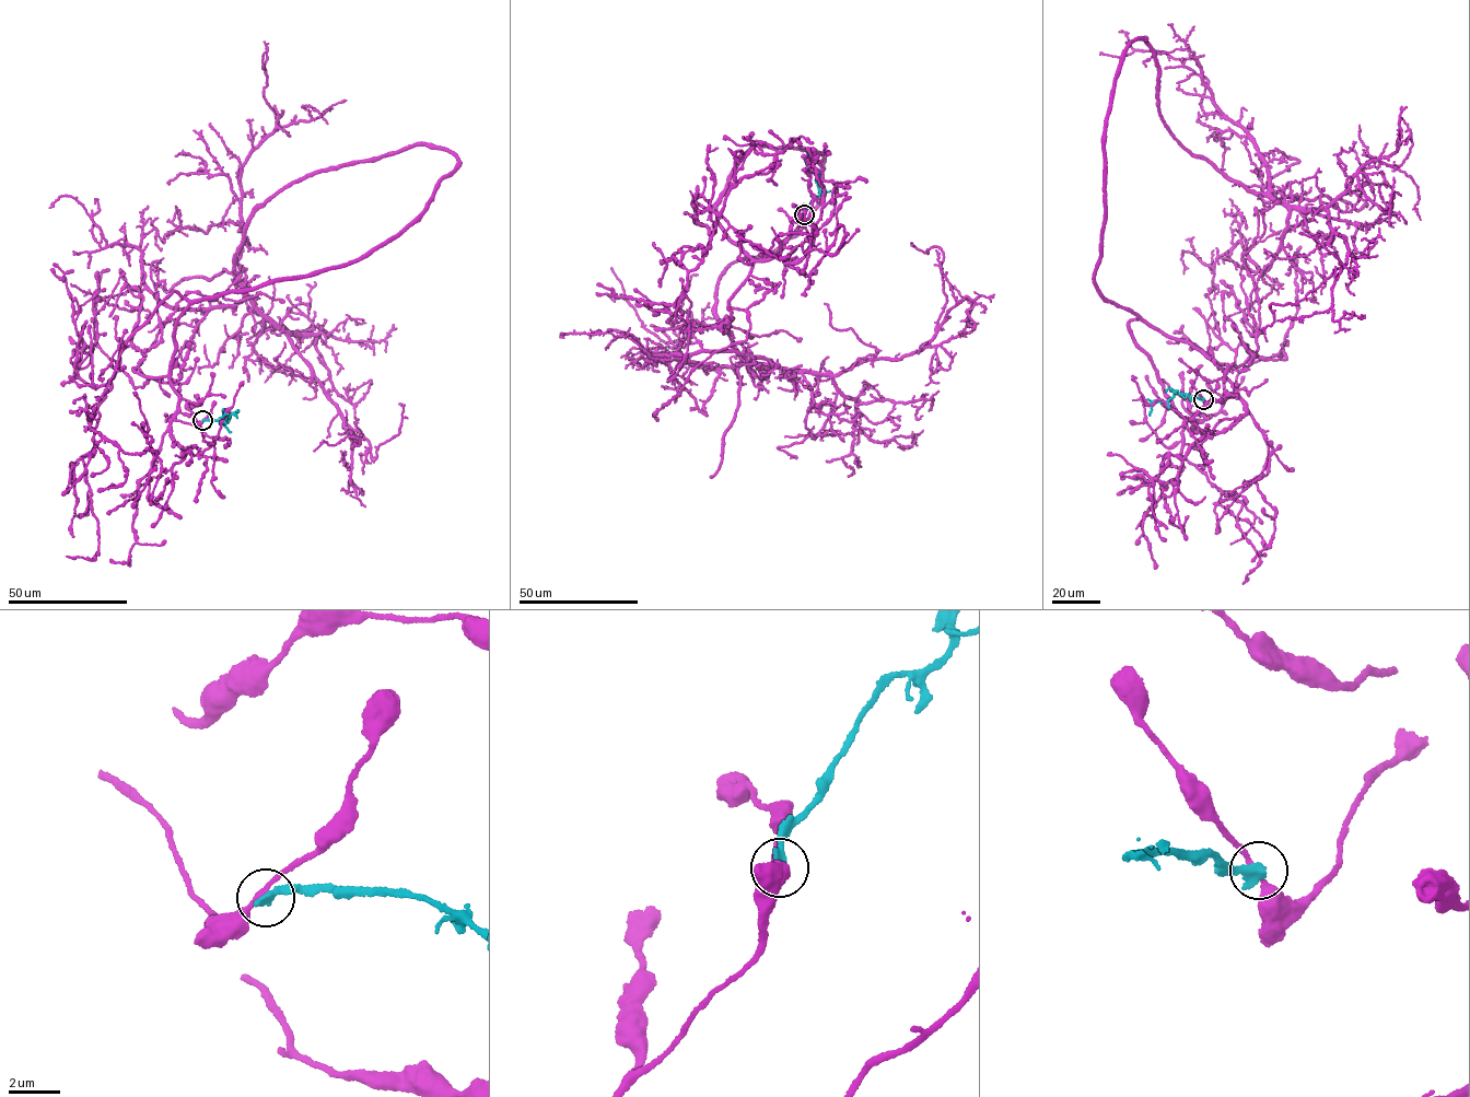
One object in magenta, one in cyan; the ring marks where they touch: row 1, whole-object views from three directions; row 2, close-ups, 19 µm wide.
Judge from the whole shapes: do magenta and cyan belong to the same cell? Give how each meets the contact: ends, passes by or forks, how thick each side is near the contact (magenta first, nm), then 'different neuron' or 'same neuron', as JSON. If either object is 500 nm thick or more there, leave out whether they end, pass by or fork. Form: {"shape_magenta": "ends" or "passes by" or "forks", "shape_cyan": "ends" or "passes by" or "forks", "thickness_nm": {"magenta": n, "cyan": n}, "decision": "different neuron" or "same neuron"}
{"shape_magenta": "passes by", "shape_cyan": "ends", "thickness_nm": {"magenta": 200, "cyan": 400}, "decision": "different neuron"}

